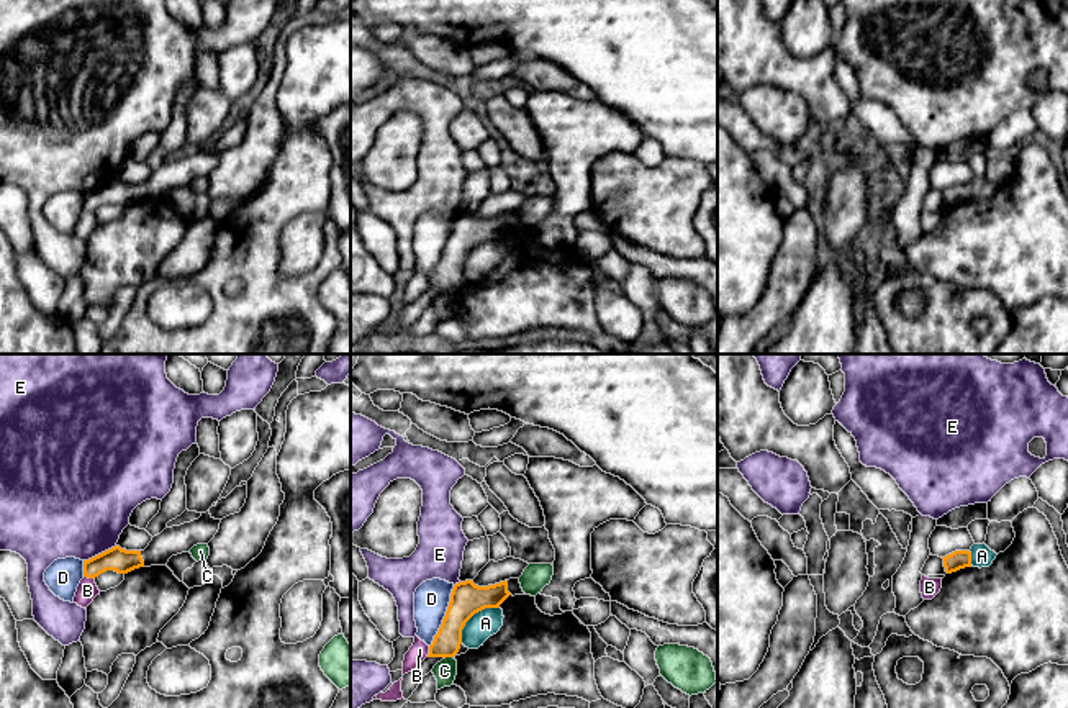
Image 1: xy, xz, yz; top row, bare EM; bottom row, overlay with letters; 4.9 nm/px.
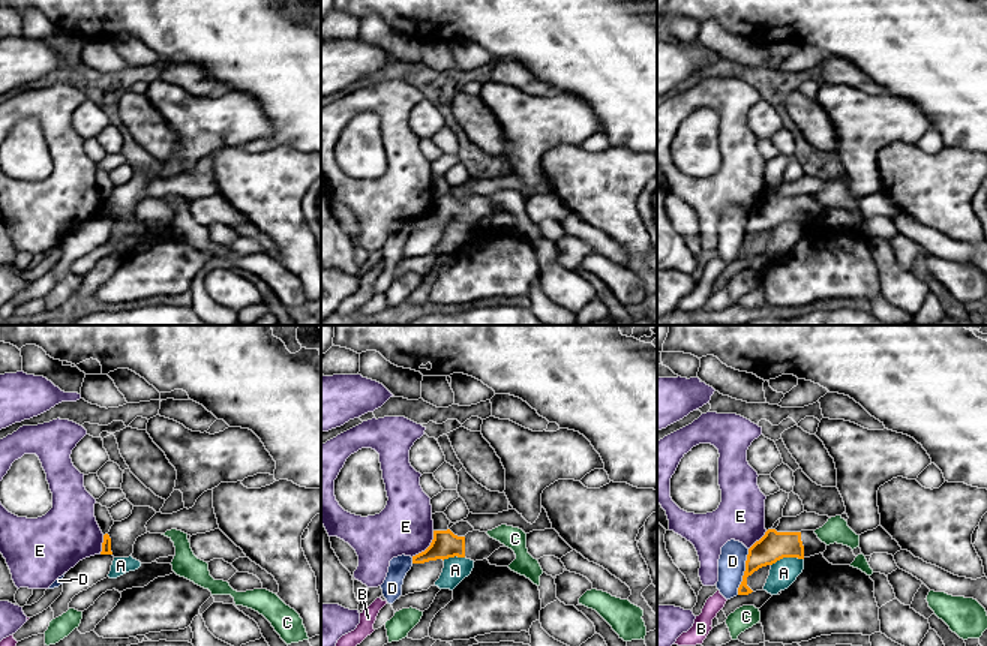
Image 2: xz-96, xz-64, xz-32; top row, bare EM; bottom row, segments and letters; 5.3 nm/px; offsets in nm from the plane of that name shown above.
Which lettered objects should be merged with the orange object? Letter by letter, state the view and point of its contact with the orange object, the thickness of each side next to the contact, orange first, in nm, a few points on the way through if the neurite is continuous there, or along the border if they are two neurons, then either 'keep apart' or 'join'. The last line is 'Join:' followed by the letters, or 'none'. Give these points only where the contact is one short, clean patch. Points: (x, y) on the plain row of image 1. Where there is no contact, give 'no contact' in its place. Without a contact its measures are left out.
A: meets orange in xz at (472, 248); 160 nm thick on the orange side, 140 nm on the other; keep apart
B: meets orange in xy at (89, 210); 120 nm thick on the orange side, 100 nm on the other; keep apart
C: meets orange in xz at (448, 289); 130 nm thick on the orange side, 110 nm on the other; border along xz (452, 289), (444, 292); keep apart
D: meets orange in xz at (444, 249); 160 nm thick on the orange side, 180 nm on the other; border along xz (454, 218), (443, 256), (429, 279); keep apart
E: meets orange in xy at (99, 187); 120 nm thick on the orange side, 480 nm on the other; keep apart
Join: none

